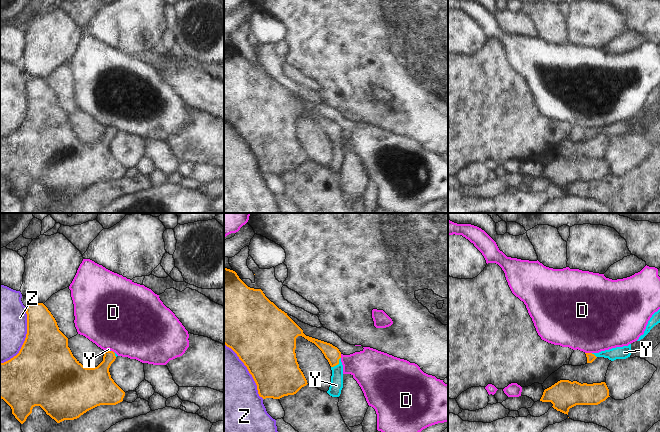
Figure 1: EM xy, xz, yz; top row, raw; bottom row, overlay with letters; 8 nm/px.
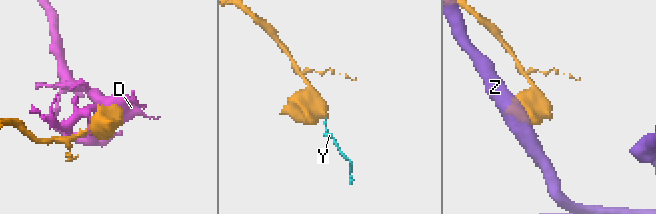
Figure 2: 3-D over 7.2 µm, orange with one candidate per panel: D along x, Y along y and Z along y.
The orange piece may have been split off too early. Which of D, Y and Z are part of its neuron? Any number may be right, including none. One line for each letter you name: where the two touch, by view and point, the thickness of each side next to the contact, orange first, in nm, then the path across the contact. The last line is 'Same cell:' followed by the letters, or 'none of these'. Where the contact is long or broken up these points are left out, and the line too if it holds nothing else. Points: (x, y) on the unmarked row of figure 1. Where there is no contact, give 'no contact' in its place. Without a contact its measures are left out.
Y: meets orange in xz at (337, 140); 120 nm thick on the orange side, 100 nm on the other; runs through xz (332, 130), (337, 140), (336, 161)
Same cell: Y

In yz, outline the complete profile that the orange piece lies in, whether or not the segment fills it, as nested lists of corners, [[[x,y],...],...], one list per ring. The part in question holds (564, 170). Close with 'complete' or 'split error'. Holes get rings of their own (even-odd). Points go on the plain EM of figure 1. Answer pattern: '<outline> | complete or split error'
[[[560,156],[544,166],[540,177],[551,178],[554,185],[568,191],[569,185],[576,181],[598,181],[608,173],[609,165],[605,158],[581,160]]] | complete

